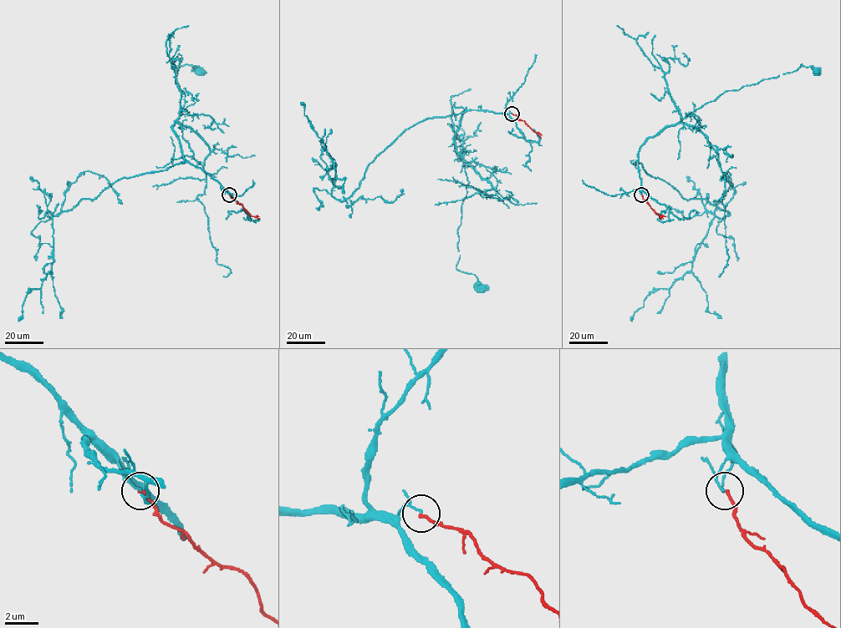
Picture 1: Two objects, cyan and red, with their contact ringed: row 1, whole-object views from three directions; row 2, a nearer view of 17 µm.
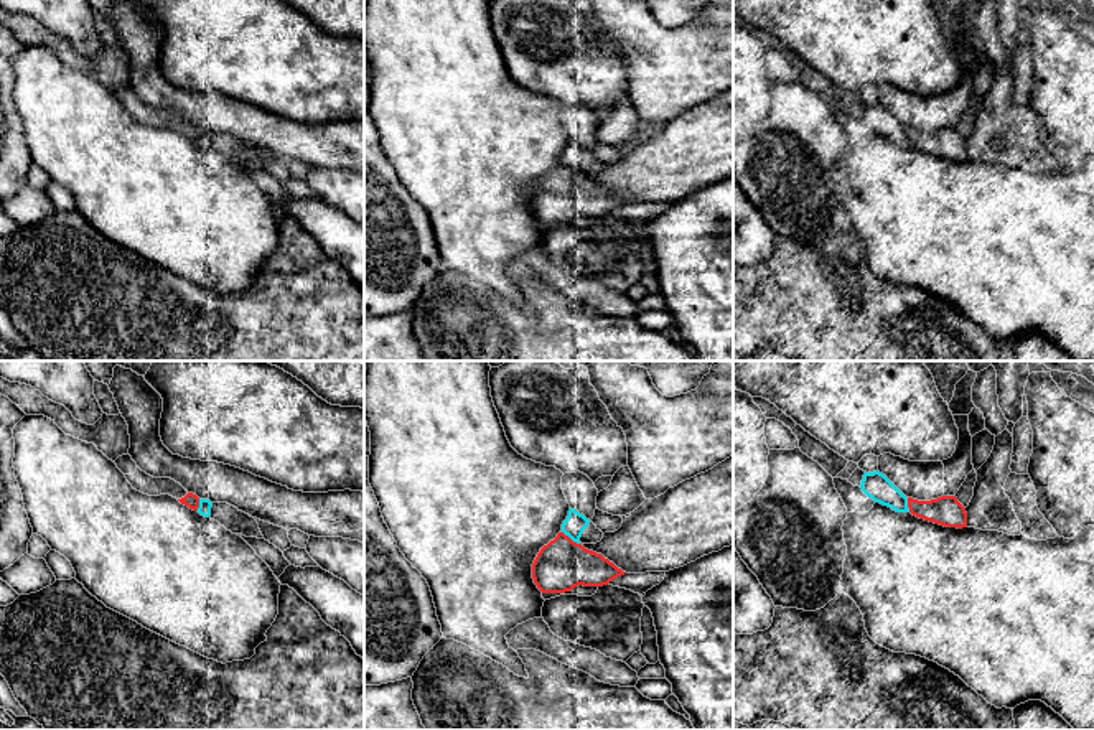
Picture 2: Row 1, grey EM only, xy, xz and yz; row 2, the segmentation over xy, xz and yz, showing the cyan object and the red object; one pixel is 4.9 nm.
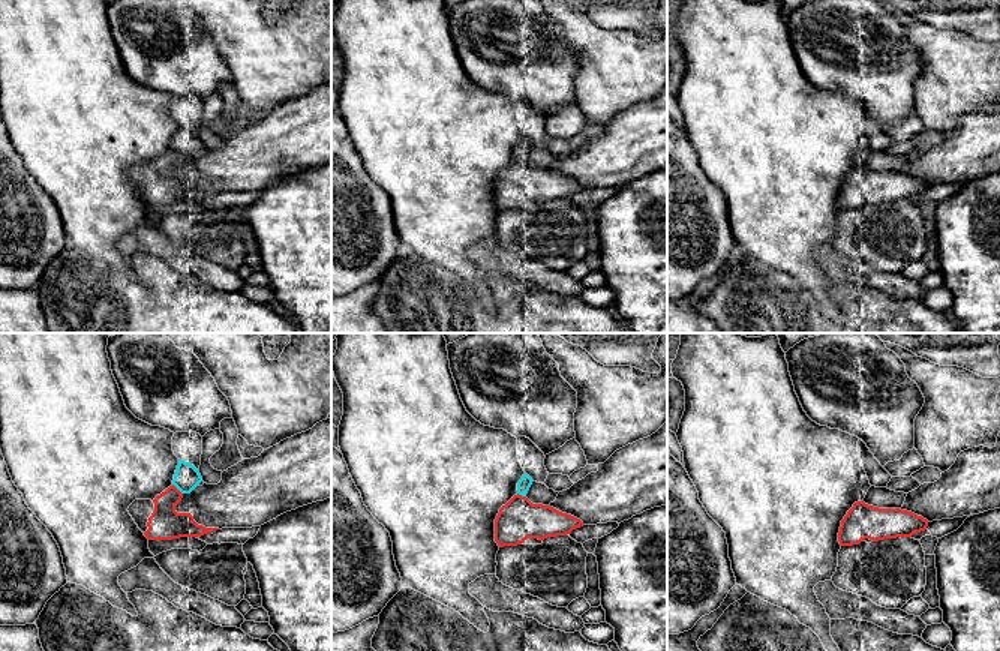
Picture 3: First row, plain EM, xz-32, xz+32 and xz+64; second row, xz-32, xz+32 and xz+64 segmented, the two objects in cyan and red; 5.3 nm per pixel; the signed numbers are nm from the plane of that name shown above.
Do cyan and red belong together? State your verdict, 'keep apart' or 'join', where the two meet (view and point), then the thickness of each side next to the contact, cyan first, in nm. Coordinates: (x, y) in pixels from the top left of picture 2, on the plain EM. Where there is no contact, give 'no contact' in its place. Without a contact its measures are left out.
keep apart | xz (570, 168) | 110/260 nm

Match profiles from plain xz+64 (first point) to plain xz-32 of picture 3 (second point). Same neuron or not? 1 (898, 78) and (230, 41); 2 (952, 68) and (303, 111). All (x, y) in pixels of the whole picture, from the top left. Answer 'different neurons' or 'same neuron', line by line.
1: different neurons
2: different neurons

